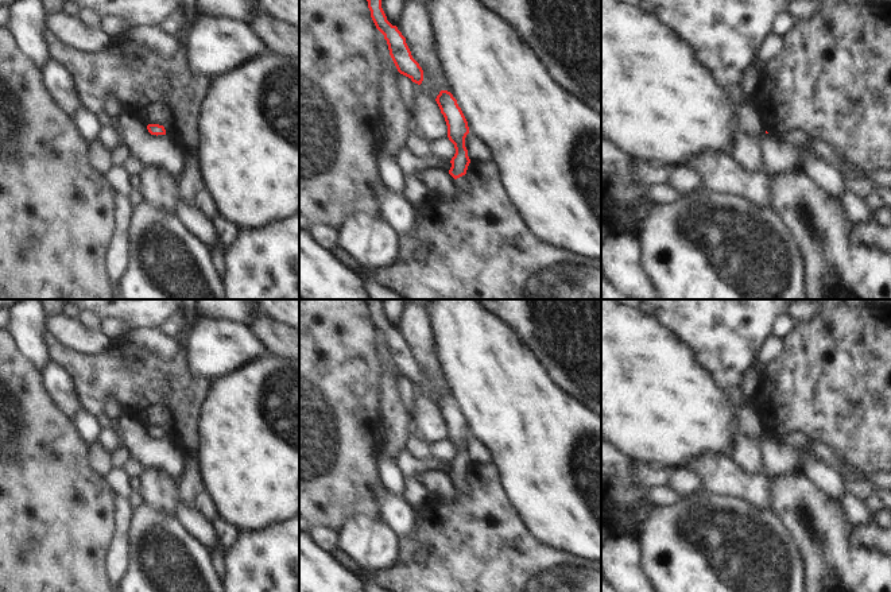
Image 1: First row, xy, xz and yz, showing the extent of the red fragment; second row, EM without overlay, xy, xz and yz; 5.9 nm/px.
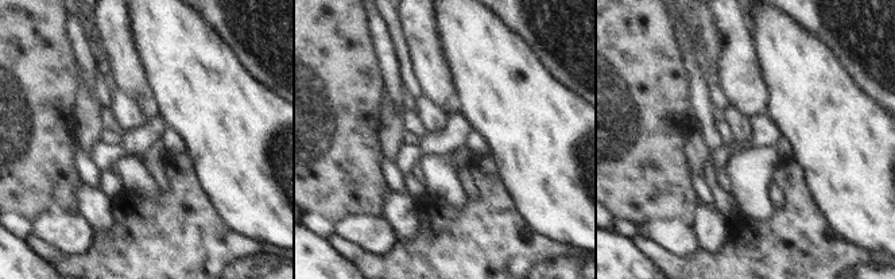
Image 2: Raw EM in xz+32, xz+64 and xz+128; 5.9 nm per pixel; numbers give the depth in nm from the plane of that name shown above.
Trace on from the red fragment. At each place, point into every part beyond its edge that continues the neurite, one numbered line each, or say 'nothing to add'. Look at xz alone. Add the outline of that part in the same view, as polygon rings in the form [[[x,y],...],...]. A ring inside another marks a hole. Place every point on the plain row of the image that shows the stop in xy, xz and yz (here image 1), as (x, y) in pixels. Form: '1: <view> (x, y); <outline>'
1: xz (460, 484); [[[450,477],[450,480],[452,480],[452,484],[453,484],[453,487],[456,488],[456,490],[458,490],[458,491],[461,491],[461,492],[466,492],[466,477],[462,477],[462,479],[460,479],[460,480],[457,480],[457,481],[454,481],[452,477]]]

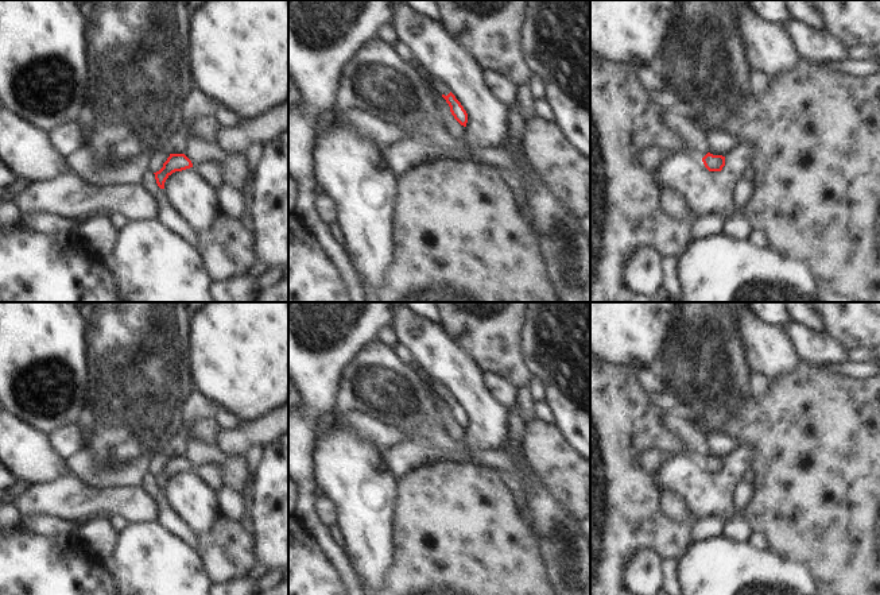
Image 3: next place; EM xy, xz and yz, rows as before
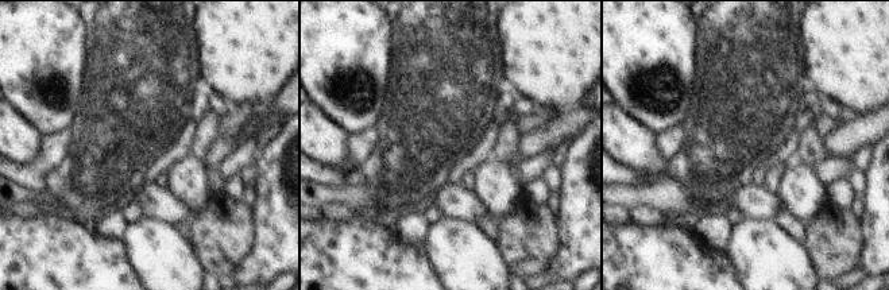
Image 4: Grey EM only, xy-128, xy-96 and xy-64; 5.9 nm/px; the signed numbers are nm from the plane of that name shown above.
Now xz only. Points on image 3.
1: xz (440, 389); [[[429,379],[433,383],[434,387],[434,393],[437,394],[437,397],[445,397],[447,398],[450,395],[450,391],[446,389],[445,385],[442,385],[441,382],[434,382],[431,379]]]

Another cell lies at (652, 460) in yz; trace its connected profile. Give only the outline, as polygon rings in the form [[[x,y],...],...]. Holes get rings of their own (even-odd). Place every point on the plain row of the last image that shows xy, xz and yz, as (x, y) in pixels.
[[[651,448],[640,453],[639,463],[648,474],[656,475],[671,459],[672,452]]]

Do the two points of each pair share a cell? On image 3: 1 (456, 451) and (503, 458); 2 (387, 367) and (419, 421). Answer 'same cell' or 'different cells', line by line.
1: different cells
2: same cell

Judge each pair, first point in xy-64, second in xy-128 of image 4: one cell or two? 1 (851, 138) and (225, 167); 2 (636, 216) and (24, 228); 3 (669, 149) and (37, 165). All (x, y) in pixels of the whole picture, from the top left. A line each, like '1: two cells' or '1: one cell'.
1: two cells
2: two cells
3: one cell

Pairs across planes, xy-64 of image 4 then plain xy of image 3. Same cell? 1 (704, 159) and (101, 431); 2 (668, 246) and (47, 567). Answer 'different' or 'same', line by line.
1: same
2: same

